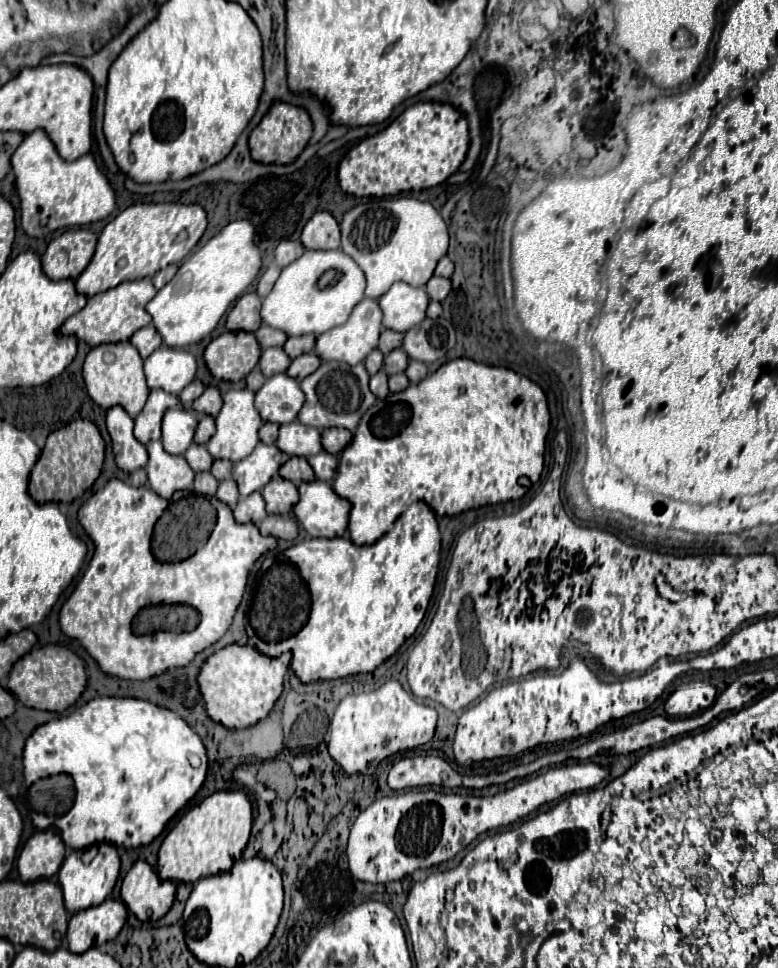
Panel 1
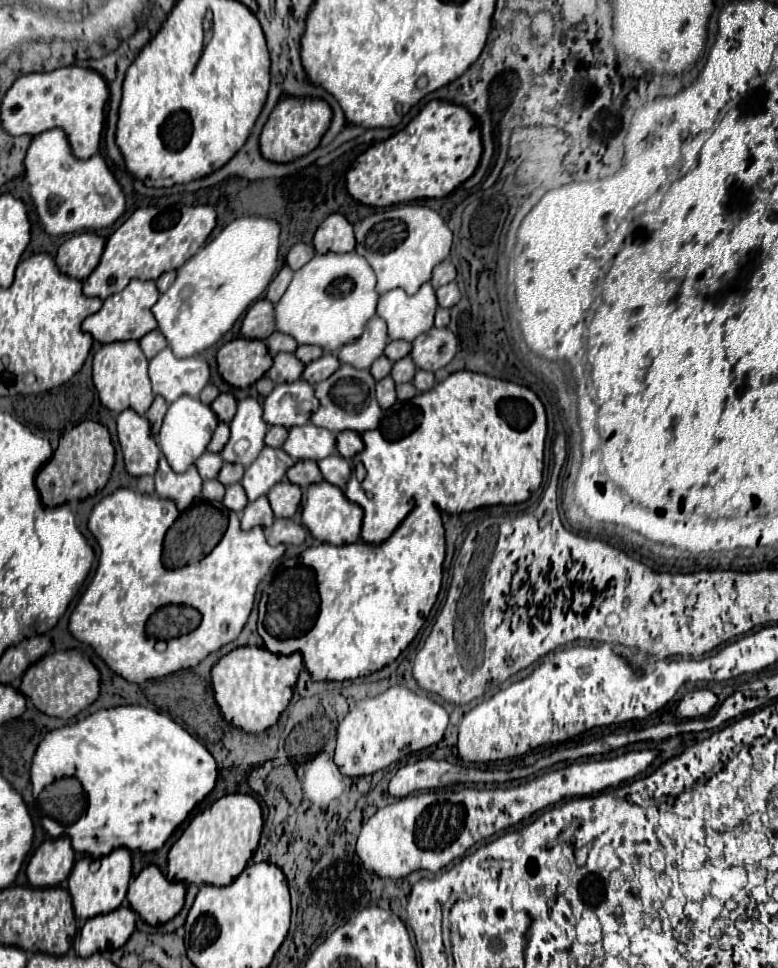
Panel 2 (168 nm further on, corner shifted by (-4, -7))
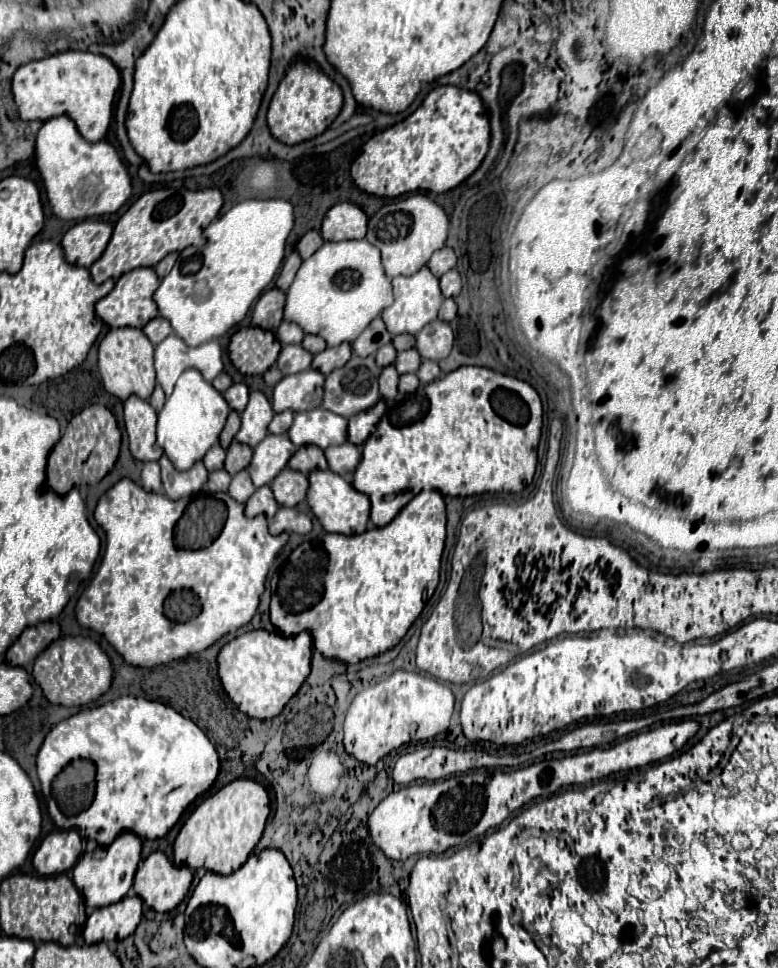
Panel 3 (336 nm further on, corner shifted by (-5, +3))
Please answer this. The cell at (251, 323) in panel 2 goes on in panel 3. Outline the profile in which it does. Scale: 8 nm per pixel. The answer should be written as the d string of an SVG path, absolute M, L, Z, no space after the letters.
M279 289L265 291L255 309L253 309L253 325L261 329L277 329L283 321L283 307L285 307L285 293Z

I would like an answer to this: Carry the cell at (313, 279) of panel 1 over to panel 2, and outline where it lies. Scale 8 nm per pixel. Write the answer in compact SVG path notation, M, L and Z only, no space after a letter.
M350 253L314 255L294 273L282 299L274 305L276 331L294 337L300 345L320 345L326 353L336 353L342 345L362 335L364 323L376 313L376 275L366 259Z

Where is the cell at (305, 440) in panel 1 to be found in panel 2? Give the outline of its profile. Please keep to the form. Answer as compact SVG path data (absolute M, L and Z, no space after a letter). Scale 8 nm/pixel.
M306 423L302 427L292 427L288 439L282 447L292 459L320 461L336 451L336 437L328 429Z

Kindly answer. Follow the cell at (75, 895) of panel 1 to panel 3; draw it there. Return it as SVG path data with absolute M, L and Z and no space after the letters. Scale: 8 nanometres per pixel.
M123 833L109 847L105 847L103 853L87 851L73 869L73 881L77 889L83 893L85 903L89 907L105 907L121 901L127 895L127 891L133 885L139 861L141 861L141 839L135 833Z

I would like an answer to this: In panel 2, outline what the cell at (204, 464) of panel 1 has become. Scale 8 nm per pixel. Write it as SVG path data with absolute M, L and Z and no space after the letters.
M208 451L202 457L198 457L198 461L196 461L196 469L198 469L202 479L214 479L218 475L218 471L222 469L222 465L224 463L222 463L220 455L218 453L208 453Z

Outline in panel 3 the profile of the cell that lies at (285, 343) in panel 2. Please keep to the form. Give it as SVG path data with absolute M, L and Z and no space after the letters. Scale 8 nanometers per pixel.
M283 321L277 329L277 339L281 341L281 345L291 345L291 343L301 343L305 337L303 329L297 325L297 323L289 323L289 321Z

